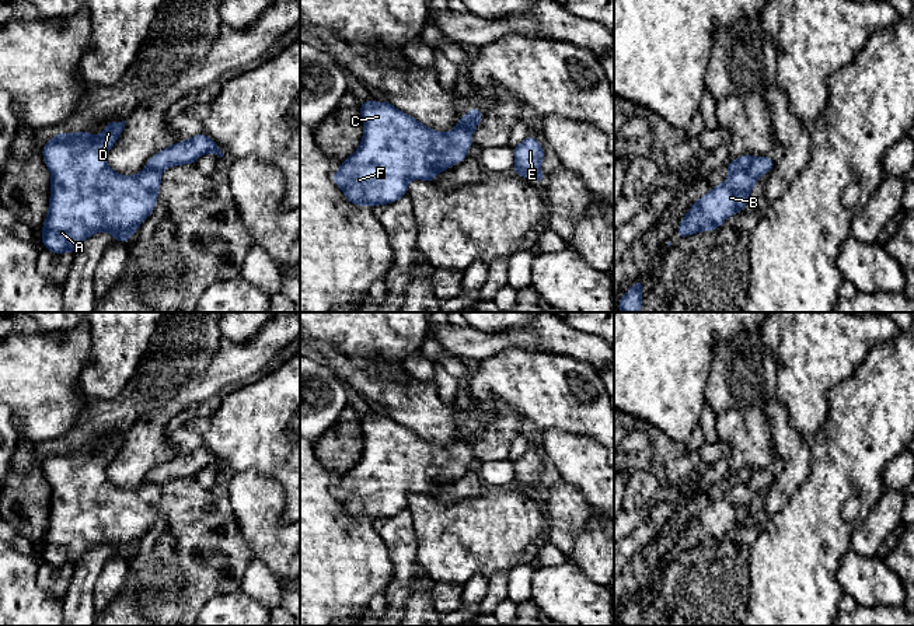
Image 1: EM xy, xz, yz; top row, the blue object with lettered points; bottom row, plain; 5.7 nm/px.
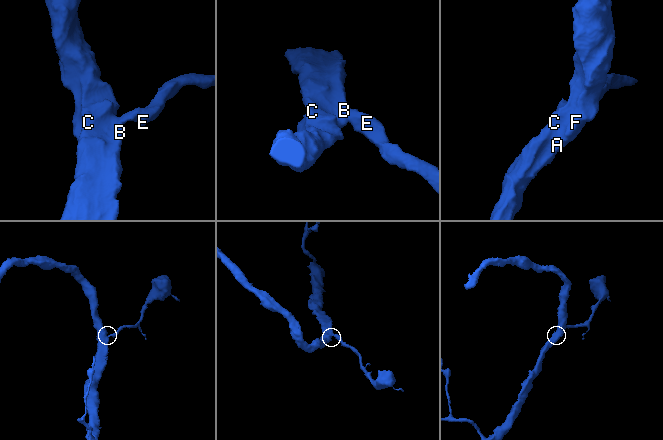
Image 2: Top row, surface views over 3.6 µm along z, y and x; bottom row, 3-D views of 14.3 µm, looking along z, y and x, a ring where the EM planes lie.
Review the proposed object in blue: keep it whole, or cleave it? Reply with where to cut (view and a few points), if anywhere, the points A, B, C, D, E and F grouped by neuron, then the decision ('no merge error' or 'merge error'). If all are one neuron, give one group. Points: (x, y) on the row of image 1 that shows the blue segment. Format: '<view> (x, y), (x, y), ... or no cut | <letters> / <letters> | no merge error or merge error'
yz (754, 158), (746, 168), (731, 172) | A B C D F / E | merge error

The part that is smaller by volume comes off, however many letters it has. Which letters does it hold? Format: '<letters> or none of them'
E

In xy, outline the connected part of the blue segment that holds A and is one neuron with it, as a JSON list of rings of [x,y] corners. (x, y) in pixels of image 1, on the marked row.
[[[126,120],[109,122],[100,136],[81,130],[79,133],[59,132],[42,148],[43,161],[50,172],[50,199],[48,216],[42,225],[42,246],[53,253],[76,252],[76,249],[94,232],[112,232],[114,241],[128,242],[139,225],[151,214],[156,207],[161,172],[143,168],[133,176],[116,174],[107,162],[107,154],[115,146]]]

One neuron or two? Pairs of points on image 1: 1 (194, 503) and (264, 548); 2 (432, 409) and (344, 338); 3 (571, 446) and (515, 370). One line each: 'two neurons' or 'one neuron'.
1: two neurons
2: two neurons
3: two neurons

